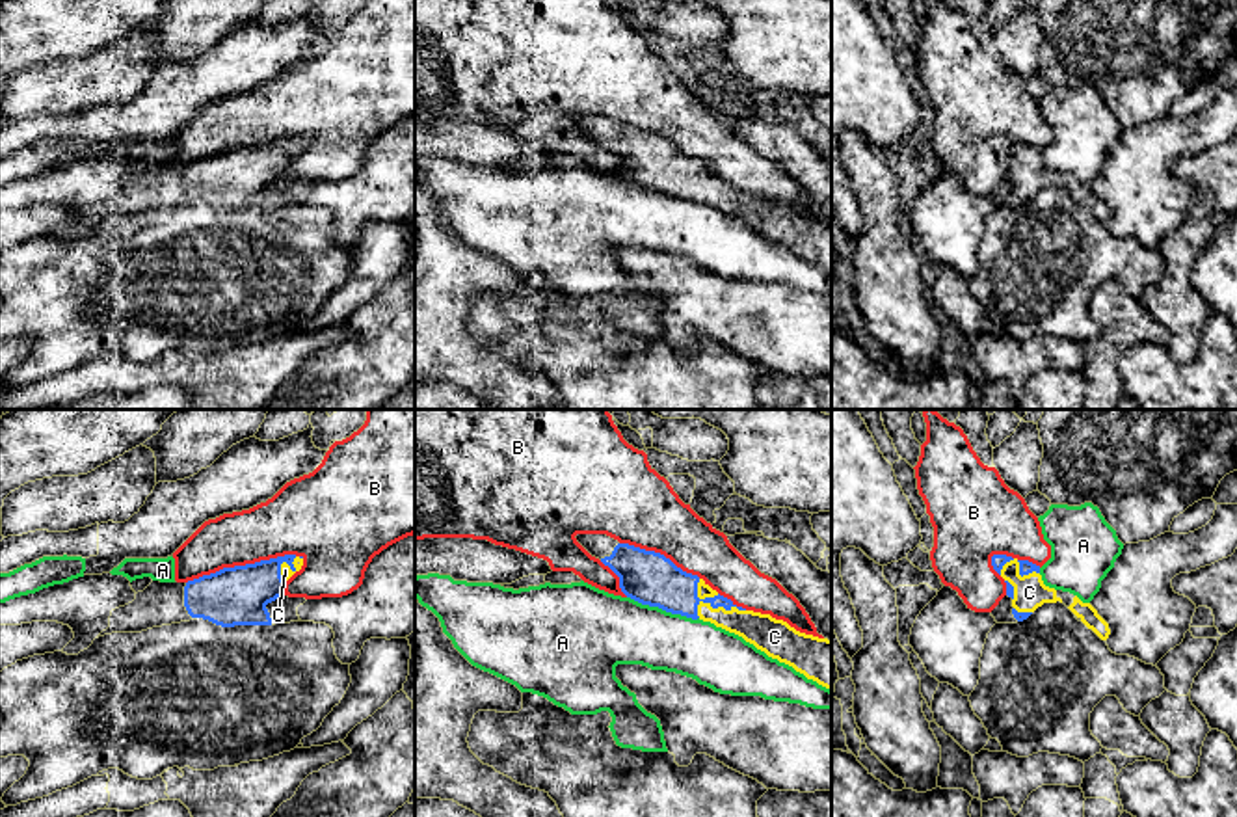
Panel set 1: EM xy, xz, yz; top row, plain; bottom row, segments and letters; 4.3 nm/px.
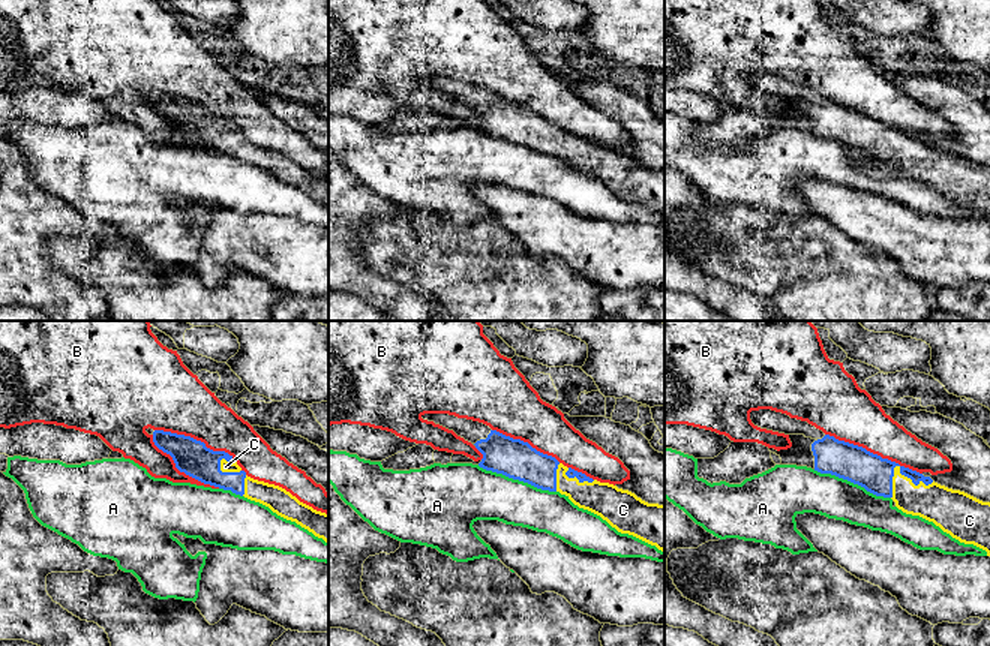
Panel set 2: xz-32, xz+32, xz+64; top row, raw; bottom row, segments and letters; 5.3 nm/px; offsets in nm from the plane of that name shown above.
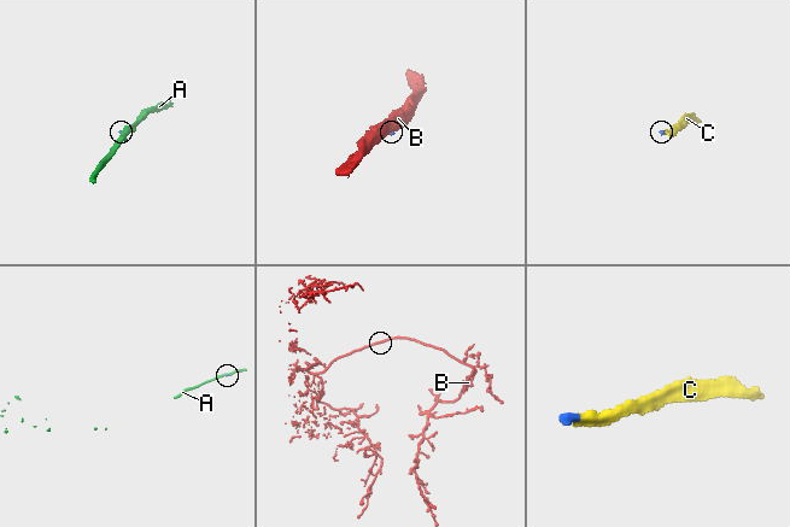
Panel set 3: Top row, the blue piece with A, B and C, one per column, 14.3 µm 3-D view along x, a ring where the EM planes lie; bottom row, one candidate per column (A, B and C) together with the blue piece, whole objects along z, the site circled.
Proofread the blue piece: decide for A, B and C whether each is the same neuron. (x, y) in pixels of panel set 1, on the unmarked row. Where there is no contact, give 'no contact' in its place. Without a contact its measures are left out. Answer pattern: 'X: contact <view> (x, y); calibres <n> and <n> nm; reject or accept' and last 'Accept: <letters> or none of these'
A: contact xz (663, 192); calibres 220 and 300 nm; reject
B: contact xy (240, 149); calibres 260 and 260 nm; reject
C: contact xz (713, 190); calibres 200 and 150 nm; accept
Accept: C

